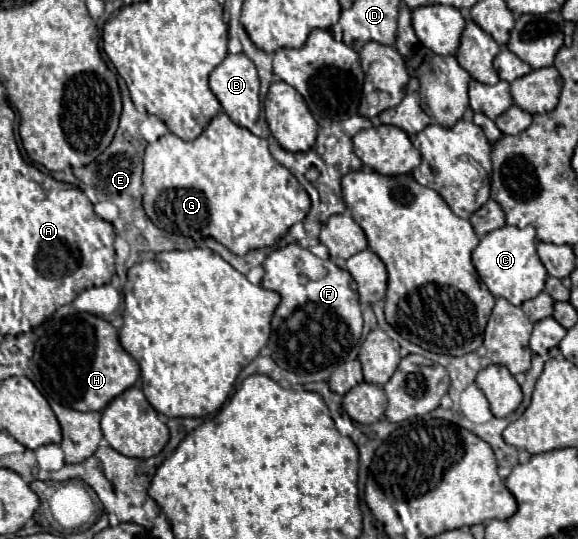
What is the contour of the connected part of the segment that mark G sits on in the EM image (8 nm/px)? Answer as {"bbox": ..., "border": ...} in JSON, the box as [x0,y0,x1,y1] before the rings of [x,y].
{"bbox":[133,74,311,256],"border":[[[161,74],[161,78],[157,78],[157,86],[149,90],[149,98],[133,104],[161,118],[173,132],[167,132],[155,144],[147,144],[143,156],[143,208],[157,228],[171,234],[189,236],[193,240],[215,238],[233,254],[245,256],[249,250],[273,246],[295,222],[301,222],[307,216],[311,206],[309,194],[297,178],[271,156],[268,141],[251,134],[247,128],[233,124],[227,114],[217,114],[221,108],[201,116],[197,102],[193,102],[193,94],[189,94],[189,90],[181,90],[181,82],[177,82],[177,78]]]}

